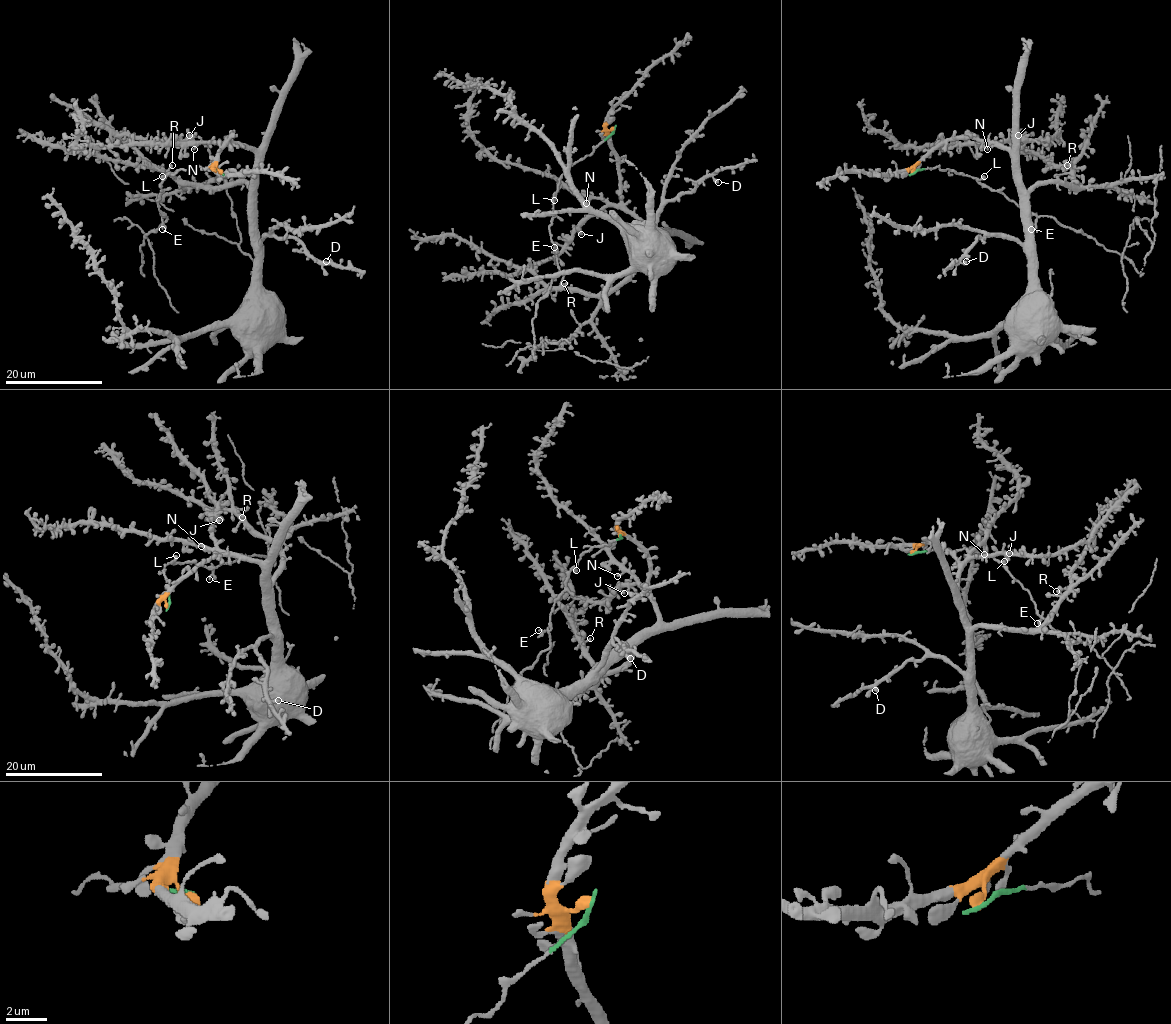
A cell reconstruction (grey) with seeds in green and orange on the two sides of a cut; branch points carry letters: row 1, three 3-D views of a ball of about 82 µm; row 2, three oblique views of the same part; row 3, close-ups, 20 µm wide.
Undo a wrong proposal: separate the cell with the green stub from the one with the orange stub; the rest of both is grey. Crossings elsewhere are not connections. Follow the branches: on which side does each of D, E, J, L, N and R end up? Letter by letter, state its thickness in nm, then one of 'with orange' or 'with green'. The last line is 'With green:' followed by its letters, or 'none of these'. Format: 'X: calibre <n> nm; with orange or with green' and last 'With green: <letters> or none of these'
D: calibre 480 nm; with orange
E: calibre 120 nm; with green
J: calibre 400 nm; with orange
L: calibre 460 nm; with green
N: calibre 160 nm; with orange
R: calibre 280 nm; with orange
With green: E, L

